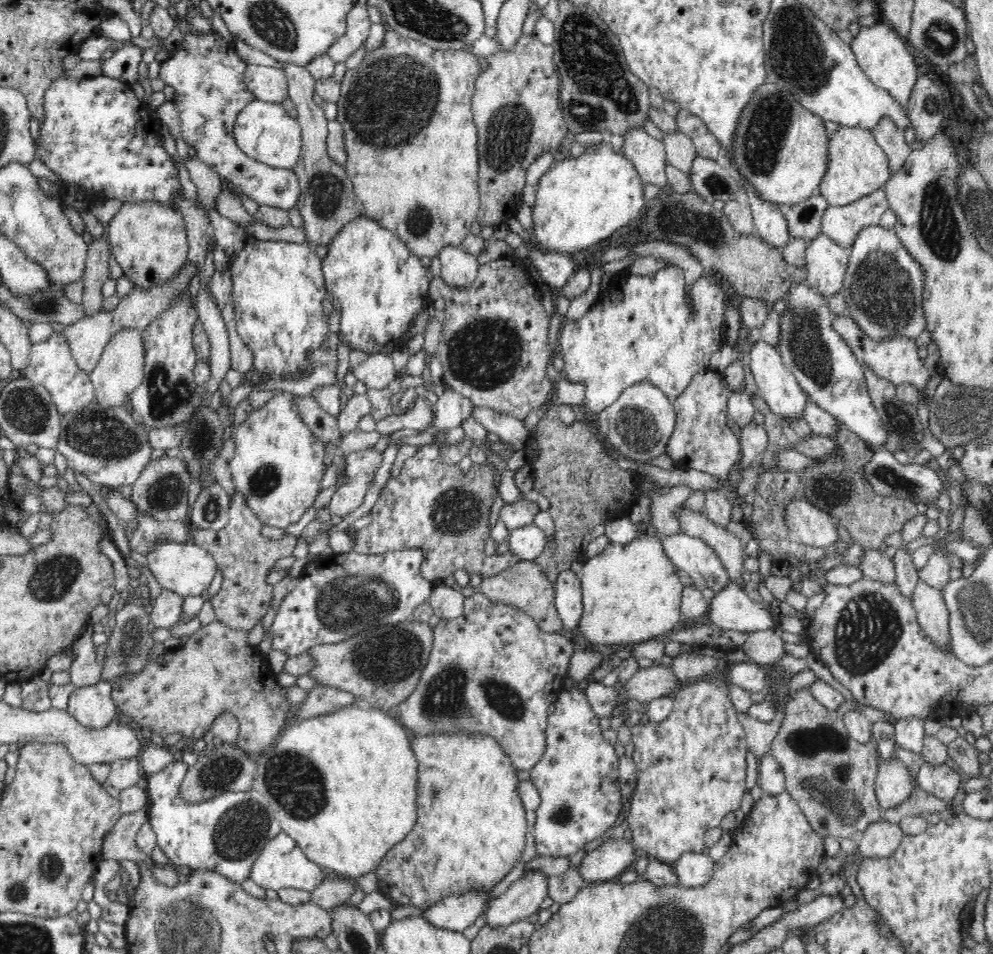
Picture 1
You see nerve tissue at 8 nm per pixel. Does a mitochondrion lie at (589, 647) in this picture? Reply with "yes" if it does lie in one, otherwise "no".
no

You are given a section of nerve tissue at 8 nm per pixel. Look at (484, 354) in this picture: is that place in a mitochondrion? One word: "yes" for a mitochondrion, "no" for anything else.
yes

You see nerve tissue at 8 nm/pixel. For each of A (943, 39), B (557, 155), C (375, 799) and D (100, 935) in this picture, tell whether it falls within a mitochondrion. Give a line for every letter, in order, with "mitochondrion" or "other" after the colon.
A: mitochondrion
B: other
C: other
D: other

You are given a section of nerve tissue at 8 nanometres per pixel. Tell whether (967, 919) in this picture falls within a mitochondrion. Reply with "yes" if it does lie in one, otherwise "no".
no

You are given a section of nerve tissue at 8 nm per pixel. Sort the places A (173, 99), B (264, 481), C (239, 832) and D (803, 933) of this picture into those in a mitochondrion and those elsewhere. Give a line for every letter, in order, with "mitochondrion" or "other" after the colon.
A: other
B: mitochondrion
C: mitochondrion
D: other

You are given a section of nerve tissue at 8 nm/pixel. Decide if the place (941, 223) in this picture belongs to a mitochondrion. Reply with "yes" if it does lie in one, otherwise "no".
yes

